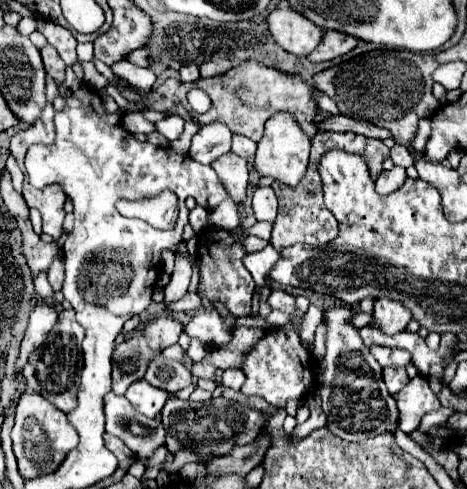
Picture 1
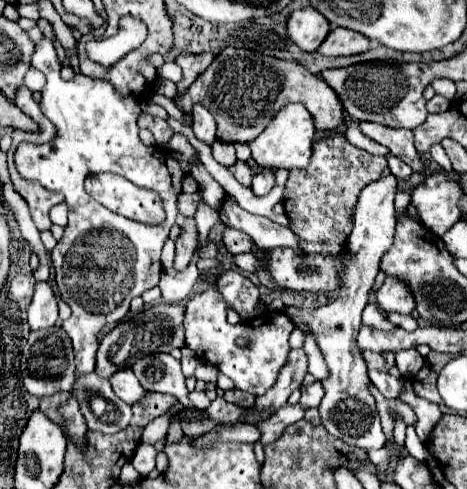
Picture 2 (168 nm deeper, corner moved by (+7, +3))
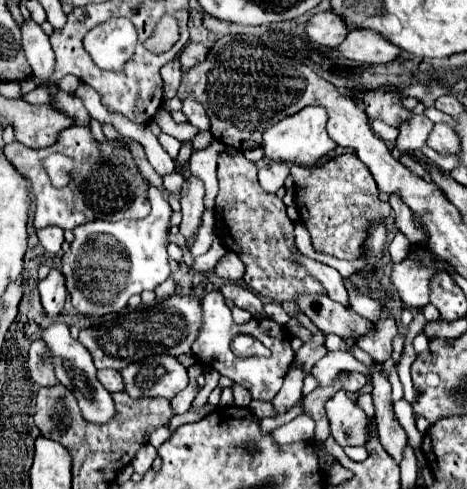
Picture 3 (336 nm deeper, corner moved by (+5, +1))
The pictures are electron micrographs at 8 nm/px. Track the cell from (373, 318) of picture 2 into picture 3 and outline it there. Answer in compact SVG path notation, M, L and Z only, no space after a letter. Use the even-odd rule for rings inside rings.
M344 279L344 283L346 283L348 295L350 295L352 309L358 311L358 315L362 315L362 317L366 317L370 321L378 321L378 317L380 317L380 303L370 299L370 297L366 297L364 293L360 293L350 279Z

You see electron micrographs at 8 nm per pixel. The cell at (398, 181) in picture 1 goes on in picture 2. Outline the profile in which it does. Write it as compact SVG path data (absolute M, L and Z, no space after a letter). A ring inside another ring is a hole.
M384 175L370 185L366 185L358 197L356 209L354 209L354 229L348 237L348 255L346 255L346 271L342 273L342 287L338 297L332 303L320 305L316 309L298 309L298 307L286 307L286 315L302 323L310 329L314 335L320 353L324 355L324 361L328 365L328 377L322 379L324 387L324 399L318 405L322 425L328 433L334 437L362 447L362 449L380 449L386 443L386 437L380 427L376 401L370 393L370 377L368 369L364 365L364 355L360 347L356 345L356 333L360 329L360 313L368 303L368 293L374 285L374 279L378 275L378 263L382 255L390 249L394 239L394 225L396 225L396 211L394 211L394 195L398 191L396 177Z

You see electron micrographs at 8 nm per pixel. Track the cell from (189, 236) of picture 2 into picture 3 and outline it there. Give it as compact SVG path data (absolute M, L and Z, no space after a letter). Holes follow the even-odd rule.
M190 175L184 179L182 193L180 193L180 205L182 205L182 223L180 223L180 233L192 241L194 233L200 227L200 217L204 213L204 183L202 179Z

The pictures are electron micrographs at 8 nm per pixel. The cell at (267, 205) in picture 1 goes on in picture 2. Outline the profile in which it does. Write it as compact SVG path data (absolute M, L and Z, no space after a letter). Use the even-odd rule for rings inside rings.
M262 171L252 177L252 193L258 197L270 193L272 187L274 187L274 173L272 171Z

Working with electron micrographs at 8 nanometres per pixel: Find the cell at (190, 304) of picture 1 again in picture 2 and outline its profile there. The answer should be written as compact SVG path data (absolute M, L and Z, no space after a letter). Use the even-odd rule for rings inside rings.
M190 261L186 271L164 269L162 277L160 277L160 283L158 283L158 287L162 291L162 299L166 303L182 303L190 295L198 275L200 275L198 267L196 267L196 263L192 265L192 261Z

